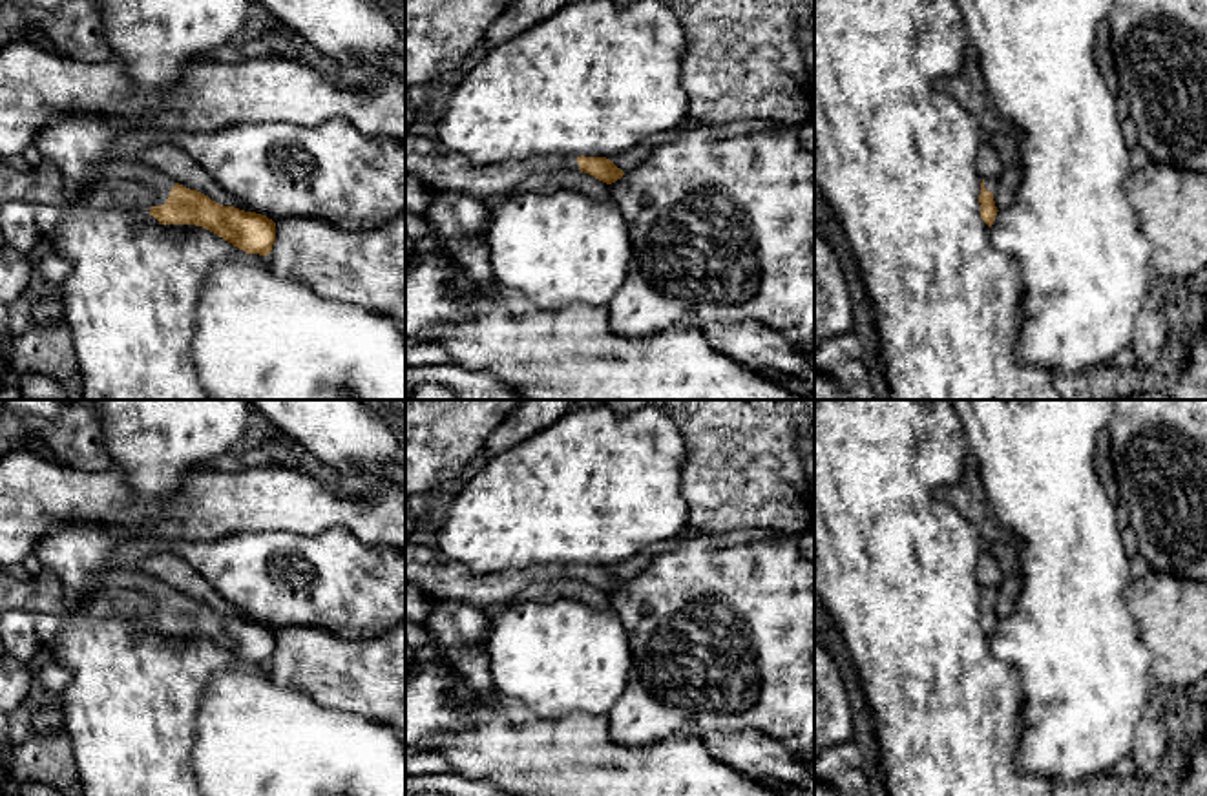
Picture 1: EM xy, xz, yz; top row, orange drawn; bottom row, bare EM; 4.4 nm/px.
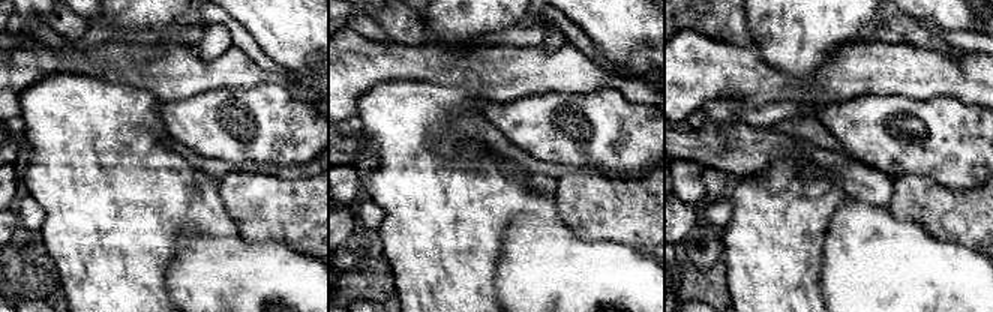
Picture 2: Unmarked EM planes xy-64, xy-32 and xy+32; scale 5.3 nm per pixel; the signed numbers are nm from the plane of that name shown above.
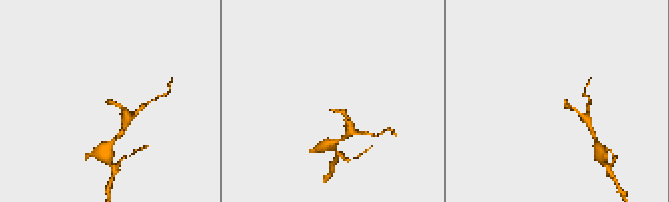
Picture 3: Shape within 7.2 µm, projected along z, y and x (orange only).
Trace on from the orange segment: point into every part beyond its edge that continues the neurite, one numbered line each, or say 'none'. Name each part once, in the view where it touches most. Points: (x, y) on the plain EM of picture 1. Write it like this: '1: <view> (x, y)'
1: xy (126, 592)

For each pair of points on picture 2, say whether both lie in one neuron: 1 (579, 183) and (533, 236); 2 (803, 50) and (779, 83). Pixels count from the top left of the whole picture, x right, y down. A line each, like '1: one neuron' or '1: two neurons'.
1: two neurons
2: two neurons

